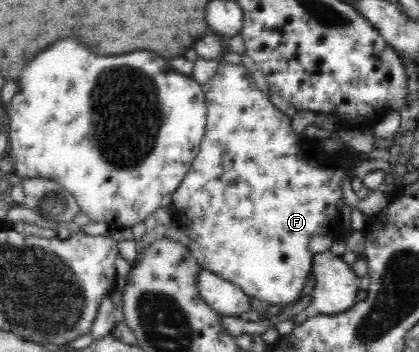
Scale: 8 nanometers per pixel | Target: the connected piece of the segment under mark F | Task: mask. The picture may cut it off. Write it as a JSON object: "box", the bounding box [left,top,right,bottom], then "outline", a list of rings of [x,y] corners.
{"box":[171,63,366,305],"outline":[[[242,63],[221,64],[215,75],[201,87],[207,109],[206,133],[200,145],[198,155],[191,163],[187,175],[185,175],[173,194],[171,203],[175,207],[173,220],[189,237],[187,246],[203,270],[210,271],[230,281],[233,285],[240,287],[247,295],[258,298],[262,303],[272,305],[293,303],[299,297],[305,281],[311,274],[311,259],[313,259],[313,256],[329,250],[333,241],[341,239],[342,226],[339,220],[339,205],[342,197],[342,182],[344,178],[349,178],[350,181],[356,183],[356,185],[358,184],[355,178],[355,169],[365,160],[366,156],[357,154],[357,152],[353,153],[345,148],[339,153],[328,154],[322,147],[319,147],[318,141],[311,141],[303,133],[297,133],[291,128],[292,118],[289,118],[287,114],[276,108],[269,100],[268,94],[265,94],[255,86],[254,79]]]}

